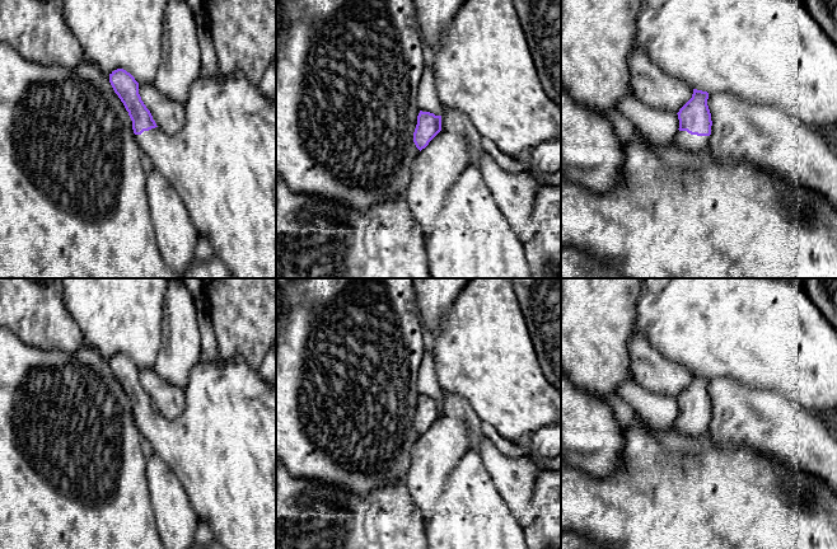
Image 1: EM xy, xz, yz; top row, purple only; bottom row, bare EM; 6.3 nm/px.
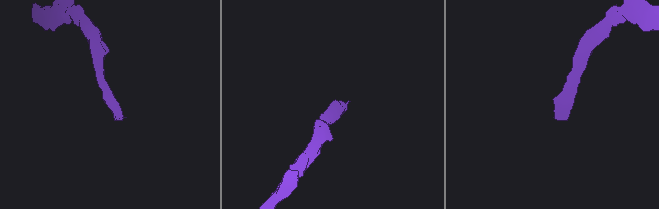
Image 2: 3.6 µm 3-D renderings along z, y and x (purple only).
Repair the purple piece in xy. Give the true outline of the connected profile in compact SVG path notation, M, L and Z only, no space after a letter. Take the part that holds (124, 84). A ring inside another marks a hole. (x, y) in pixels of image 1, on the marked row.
M117 69L109 74L109 83L128 112L137 145L151 160L154 169L160 172L179 194L195 227L212 245L214 255L225 264L232 278L276 278L276 99L265 97L258 85L251 83L239 70L230 75L218 72L211 78L198 75L190 86L188 99L183 104L186 113L183 128L176 135L168 135L156 126L150 111L141 100L139 83L130 72Z

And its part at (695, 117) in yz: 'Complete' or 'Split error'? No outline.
Split error

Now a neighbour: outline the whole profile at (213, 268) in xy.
M214 255L209 261L193 261L181 278L232 278L232 276L225 264Z

